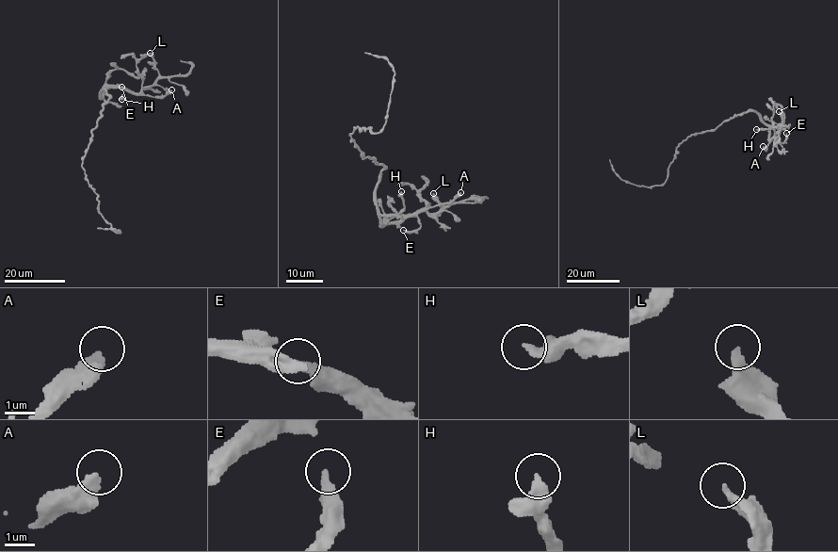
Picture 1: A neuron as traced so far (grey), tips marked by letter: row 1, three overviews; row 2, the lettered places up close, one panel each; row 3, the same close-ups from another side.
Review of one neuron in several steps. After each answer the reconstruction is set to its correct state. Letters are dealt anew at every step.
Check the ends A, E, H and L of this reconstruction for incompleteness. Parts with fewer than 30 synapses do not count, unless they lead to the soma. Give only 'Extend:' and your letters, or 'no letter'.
Extend: no letter

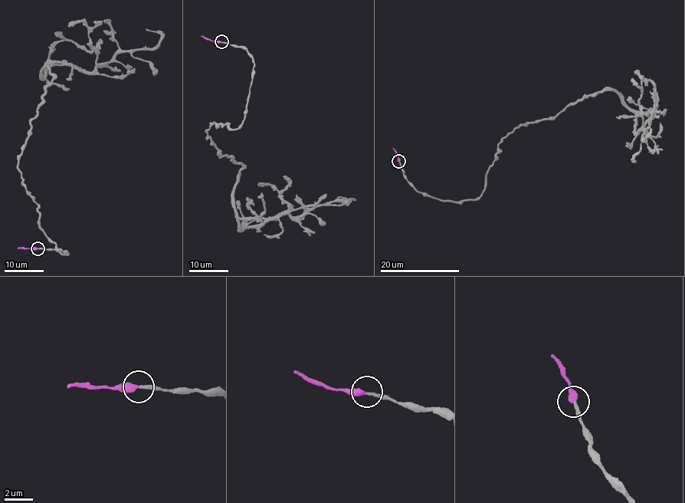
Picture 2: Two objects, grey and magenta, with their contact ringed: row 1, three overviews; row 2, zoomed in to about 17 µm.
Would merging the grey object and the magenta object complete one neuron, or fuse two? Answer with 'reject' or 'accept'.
accept

